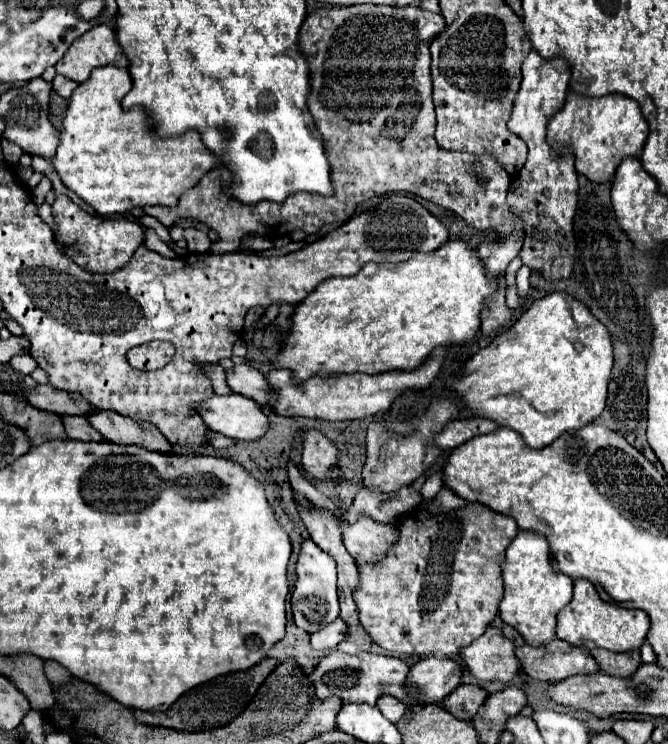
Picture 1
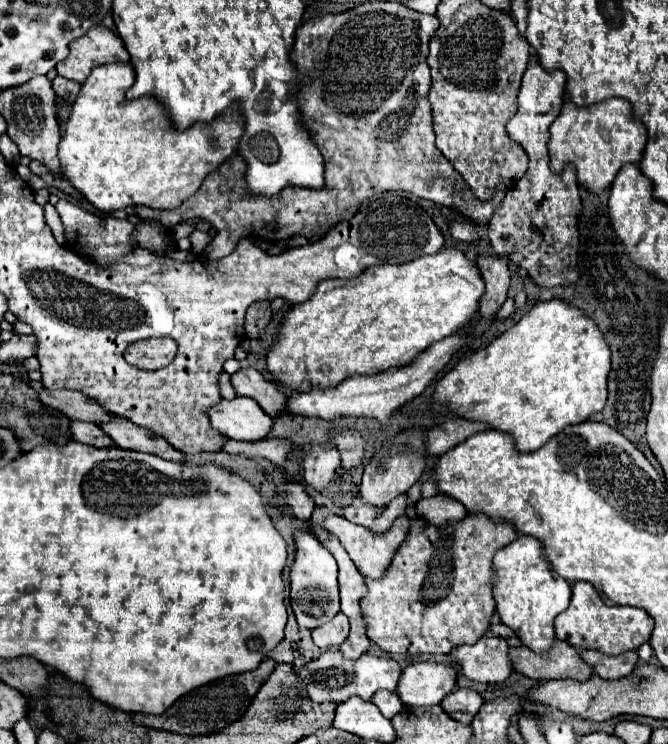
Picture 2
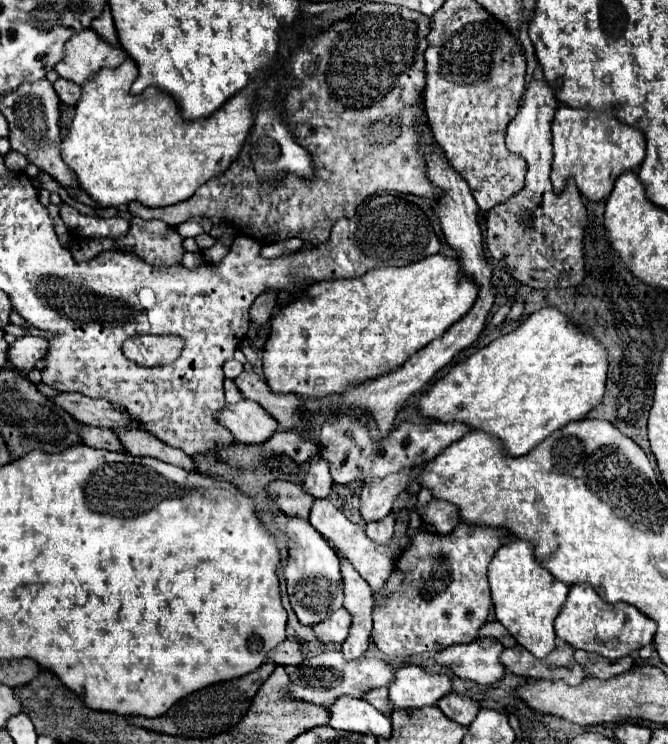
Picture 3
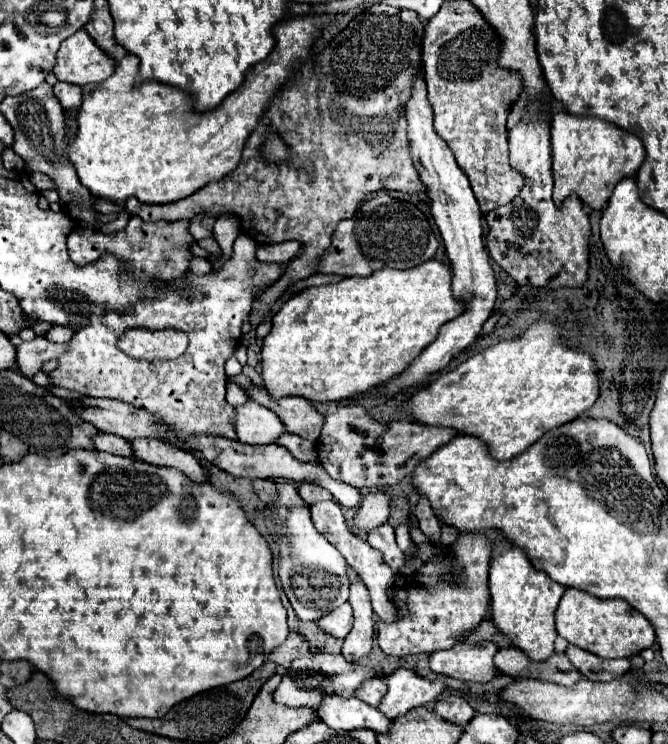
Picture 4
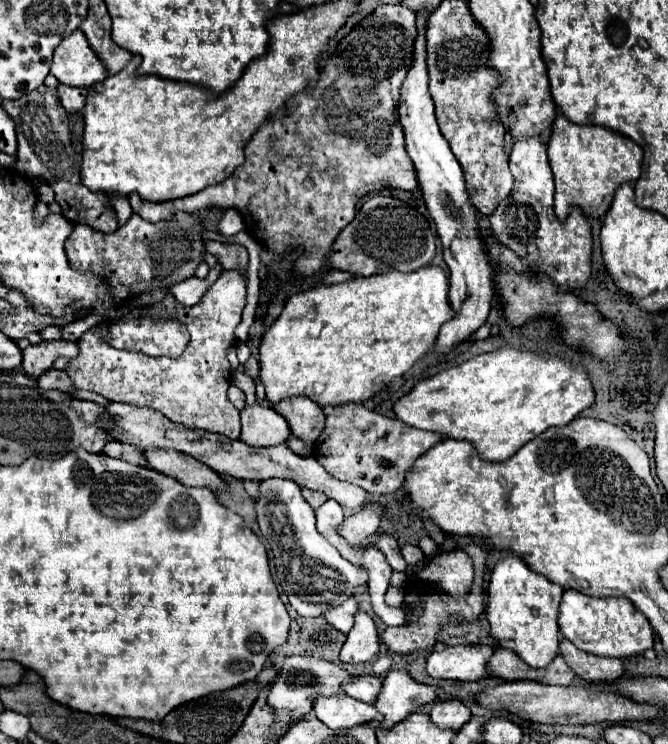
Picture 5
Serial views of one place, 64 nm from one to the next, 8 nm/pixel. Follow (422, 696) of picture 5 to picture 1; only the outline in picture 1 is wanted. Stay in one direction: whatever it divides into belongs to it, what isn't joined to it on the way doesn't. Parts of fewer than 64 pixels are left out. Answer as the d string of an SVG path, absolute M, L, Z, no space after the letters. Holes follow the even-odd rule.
M426 658L414 664L408 672L408 684L416 684L420 688L420 696L424 702L440 702L446 698L456 686L460 686L462 668L450 658Z

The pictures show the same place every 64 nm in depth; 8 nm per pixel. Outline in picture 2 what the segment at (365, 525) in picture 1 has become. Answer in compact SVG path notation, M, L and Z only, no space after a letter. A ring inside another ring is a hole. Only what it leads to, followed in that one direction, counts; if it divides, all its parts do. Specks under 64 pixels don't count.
M316 506L314 512L312 512L312 518L310 518L310 524L312 526L320 526L326 532L332 532L332 536L336 536L338 542L344 546L344 550L350 554L352 562L356 564L356 568L360 570L362 576L382 576L384 574L384 568L388 568L388 564L392 562L392 552L396 552L396 548L404 542L404 536L408 534L410 520L408 520L406 514L402 514L402 516L396 518L394 526L384 536L376 536L368 528L364 528L360 524L352 524L346 518L334 514L330 508Z

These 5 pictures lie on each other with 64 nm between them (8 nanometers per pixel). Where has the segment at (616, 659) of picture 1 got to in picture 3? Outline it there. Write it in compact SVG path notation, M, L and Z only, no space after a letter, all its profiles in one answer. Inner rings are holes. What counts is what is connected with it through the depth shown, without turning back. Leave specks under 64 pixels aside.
M574 650L574 660L584 668L586 676L594 676L600 680L608 680L624 670L630 670L634 660L630 656L618 660L618 662L610 662L604 656L592 654L592 652L584 652L584 650Z

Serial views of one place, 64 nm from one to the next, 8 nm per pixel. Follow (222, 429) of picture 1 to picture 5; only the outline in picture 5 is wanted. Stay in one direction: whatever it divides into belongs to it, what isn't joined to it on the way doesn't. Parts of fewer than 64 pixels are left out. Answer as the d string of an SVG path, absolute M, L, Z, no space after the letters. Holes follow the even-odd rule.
M254 404L242 410L242 442L250 446L276 446L286 444L290 434L288 422L274 408Z

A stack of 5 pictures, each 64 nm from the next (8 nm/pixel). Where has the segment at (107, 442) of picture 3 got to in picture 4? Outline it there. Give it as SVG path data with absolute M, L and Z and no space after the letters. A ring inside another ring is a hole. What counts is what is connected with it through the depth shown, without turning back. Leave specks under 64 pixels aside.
M102 432L100 436L94 436L94 444L96 444L96 450L108 452L108 454L116 454L116 456L124 456L124 458L134 458L132 444L126 442L124 438L114 436L114 434Z

